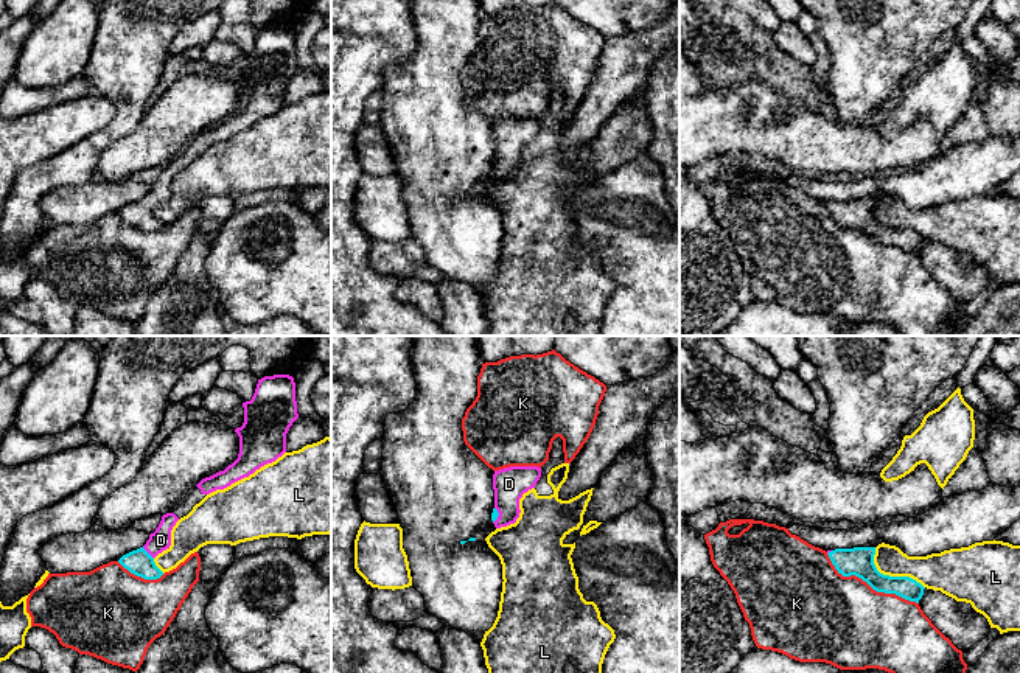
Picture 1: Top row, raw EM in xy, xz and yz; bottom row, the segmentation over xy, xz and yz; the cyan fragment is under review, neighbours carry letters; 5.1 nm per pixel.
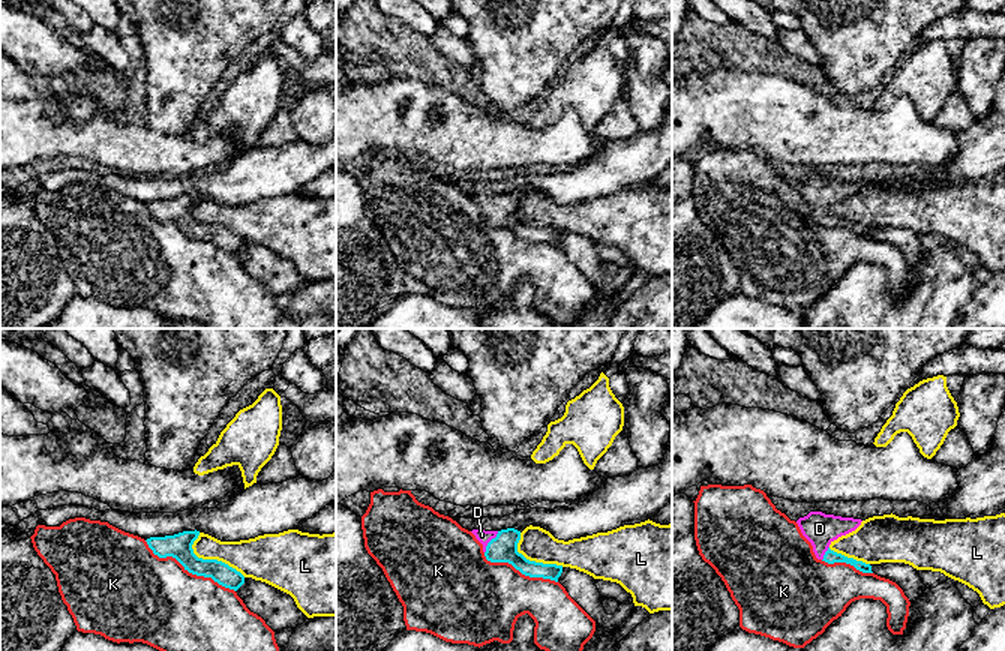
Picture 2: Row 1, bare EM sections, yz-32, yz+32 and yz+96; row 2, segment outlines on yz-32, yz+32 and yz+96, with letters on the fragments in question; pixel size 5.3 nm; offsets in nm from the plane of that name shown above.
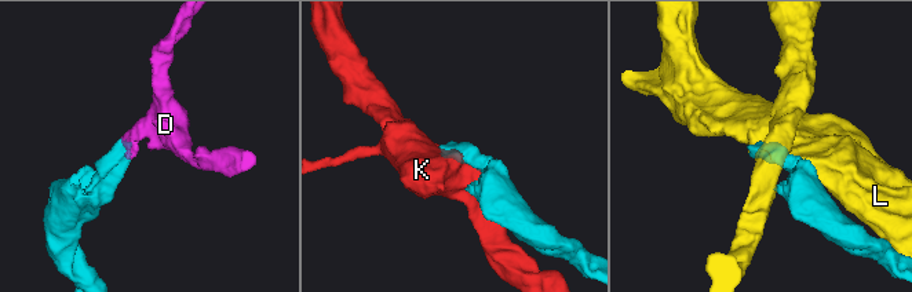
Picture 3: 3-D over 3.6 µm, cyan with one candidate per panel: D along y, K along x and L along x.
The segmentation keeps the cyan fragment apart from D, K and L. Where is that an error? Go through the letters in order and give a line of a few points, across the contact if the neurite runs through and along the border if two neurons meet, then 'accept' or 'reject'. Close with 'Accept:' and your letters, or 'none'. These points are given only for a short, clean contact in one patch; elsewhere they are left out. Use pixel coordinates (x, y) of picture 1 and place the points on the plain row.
D: xy (140, 215), (148, 205), (160, 191) | accept
K: reject
L: reject
Accept: D

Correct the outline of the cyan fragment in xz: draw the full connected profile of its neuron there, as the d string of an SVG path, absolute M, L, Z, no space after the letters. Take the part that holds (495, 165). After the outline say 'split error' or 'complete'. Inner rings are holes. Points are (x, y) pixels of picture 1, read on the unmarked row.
M510 118L493 126L494 160L491 173L496 180L515 176L519 169L519 151L535 140L541 129L538 118Z; split error

